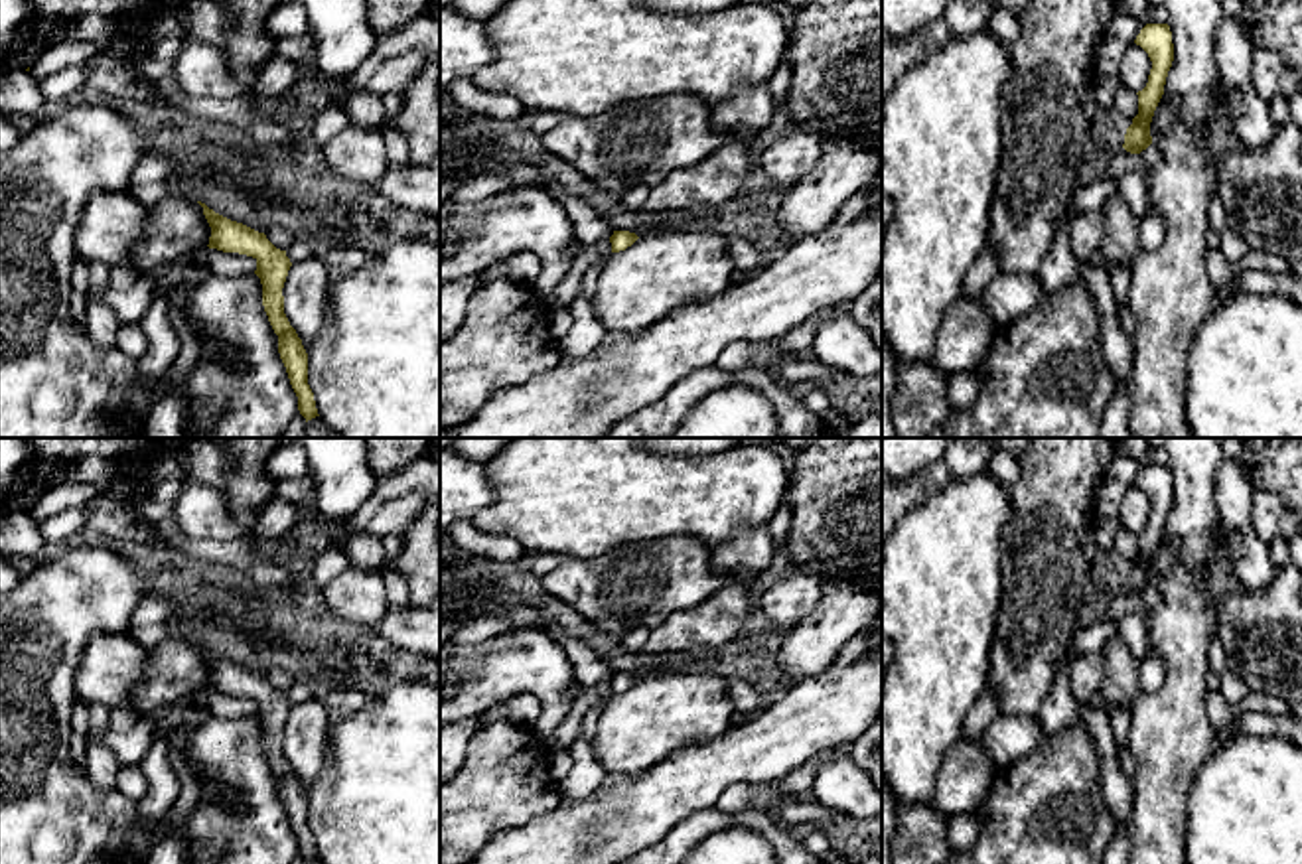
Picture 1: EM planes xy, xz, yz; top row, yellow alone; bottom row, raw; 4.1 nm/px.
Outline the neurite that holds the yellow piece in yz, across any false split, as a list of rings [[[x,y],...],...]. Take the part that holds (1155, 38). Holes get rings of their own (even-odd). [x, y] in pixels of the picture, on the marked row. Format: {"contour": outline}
{"contour": [[[1146,24],[1136,36],[1134,43],[1148,53],[1152,69],[1146,87],[1136,93],[1138,114],[1132,118],[1132,124],[1126,128],[1122,148],[1130,154],[1140,154],[1152,144],[1150,122],[1164,95],[1166,77],[1174,61],[1174,43],[1172,43],[1170,26]]]}

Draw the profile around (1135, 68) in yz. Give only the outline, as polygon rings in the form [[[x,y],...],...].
[[[1130,41],[1121,61],[1119,83],[1138,93],[1146,87],[1150,69],[1152,61],[1148,53]]]

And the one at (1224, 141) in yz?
[[[1221,128],[1219,132],[1211,134],[1207,138],[1207,148],[1215,154],[1215,156],[1223,156],[1227,152],[1245,152],[1249,150],[1249,146],[1245,146],[1233,132],[1231,128]]]

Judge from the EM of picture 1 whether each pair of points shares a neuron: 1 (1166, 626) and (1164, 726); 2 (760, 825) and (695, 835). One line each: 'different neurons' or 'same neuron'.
1: same neuron
2: same neuron

